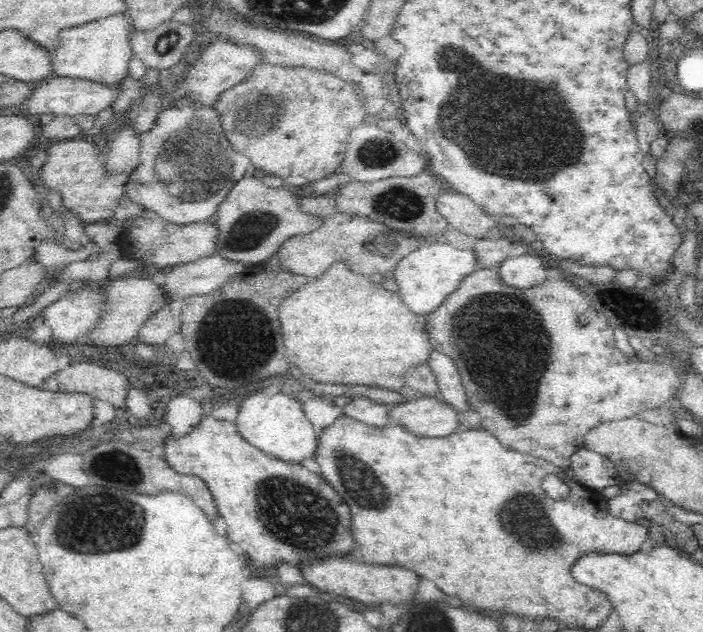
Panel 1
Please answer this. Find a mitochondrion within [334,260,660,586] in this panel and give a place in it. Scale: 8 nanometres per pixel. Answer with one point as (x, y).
(503, 318)

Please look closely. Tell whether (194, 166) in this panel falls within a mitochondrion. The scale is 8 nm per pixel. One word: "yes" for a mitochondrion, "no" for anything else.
yes

